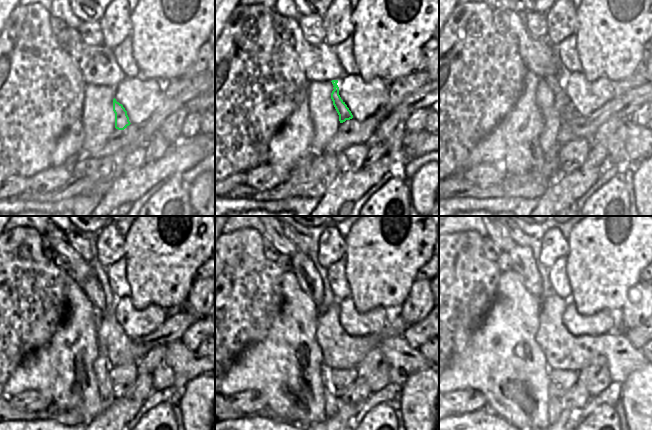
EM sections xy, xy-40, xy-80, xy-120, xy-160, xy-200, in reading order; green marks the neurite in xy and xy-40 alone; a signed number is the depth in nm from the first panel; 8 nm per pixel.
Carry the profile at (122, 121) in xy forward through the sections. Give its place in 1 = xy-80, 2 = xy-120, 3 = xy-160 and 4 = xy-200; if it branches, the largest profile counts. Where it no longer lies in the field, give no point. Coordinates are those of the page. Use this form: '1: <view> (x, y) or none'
1: xy-80 (556, 84)
2: xy-120 (90, 285)
3: xy-160 (308, 278)
4: xy-200 (524, 265)

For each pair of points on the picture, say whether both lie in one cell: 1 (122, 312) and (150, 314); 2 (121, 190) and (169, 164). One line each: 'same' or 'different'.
1: same
2: same

